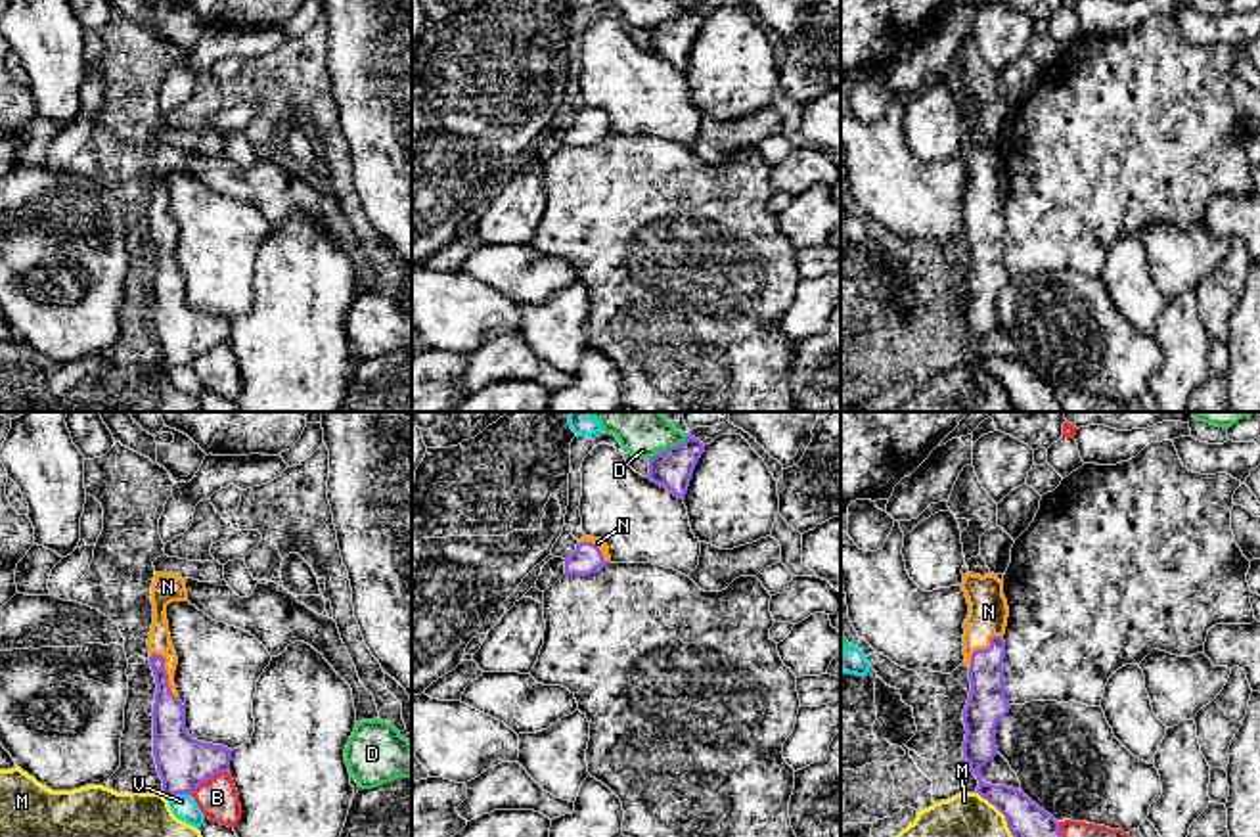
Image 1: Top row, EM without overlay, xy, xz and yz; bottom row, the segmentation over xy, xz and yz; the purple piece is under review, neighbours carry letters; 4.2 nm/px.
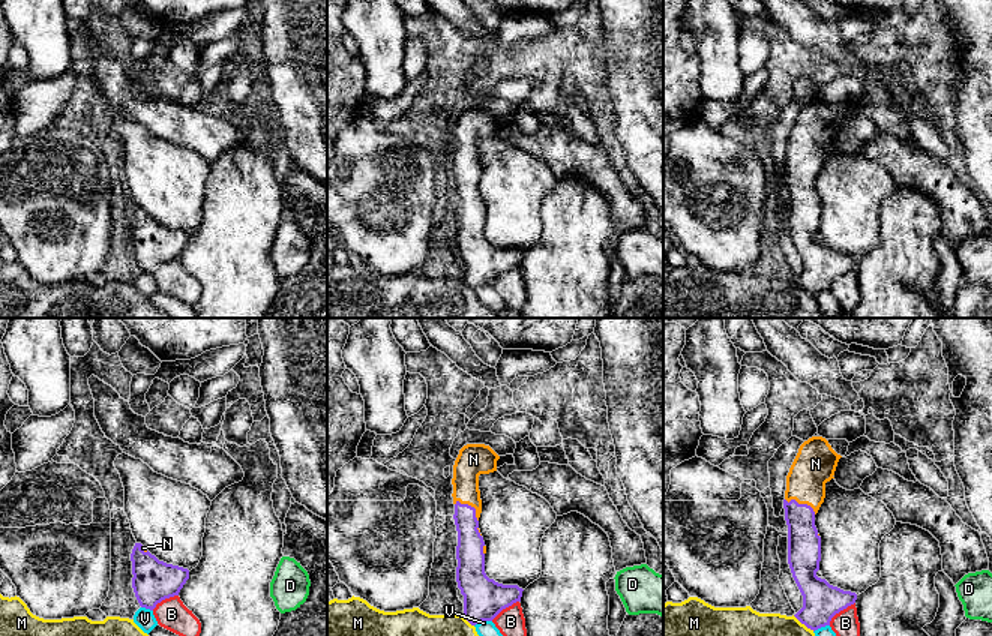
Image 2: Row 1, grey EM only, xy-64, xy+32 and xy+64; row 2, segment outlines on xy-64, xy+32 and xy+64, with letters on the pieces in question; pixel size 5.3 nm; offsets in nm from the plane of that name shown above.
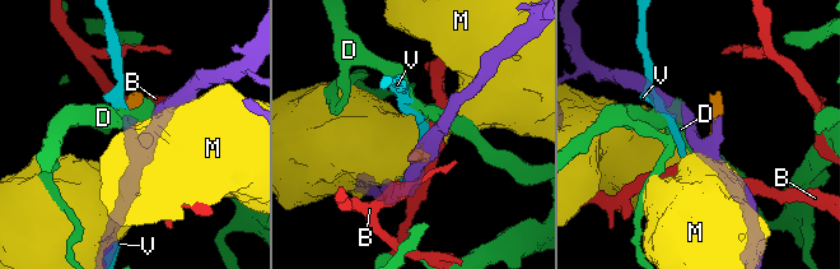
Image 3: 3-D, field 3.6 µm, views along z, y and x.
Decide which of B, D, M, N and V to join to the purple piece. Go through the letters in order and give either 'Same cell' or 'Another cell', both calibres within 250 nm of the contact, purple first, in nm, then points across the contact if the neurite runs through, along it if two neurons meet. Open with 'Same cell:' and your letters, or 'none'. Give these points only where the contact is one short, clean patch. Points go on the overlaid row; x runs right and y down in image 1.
Same cell: N
B: Another cell. Thickness 220 nm (purple) against 170 nm
D: Another cell. Thickness 170 nm (purple) against 240 nm
M: Another cell. Thickness 160 nm (purple) against 190 nm. Boundary: yz (975, 791), (1004, 816), (1013, 836)
N: Same cell. Thickness 140 nm (purple) against 100 nm. Path across: xy (169, 721), (165, 673), (159, 638)
V: Another cell. Thickness 220 nm (purple) against 110 nm

